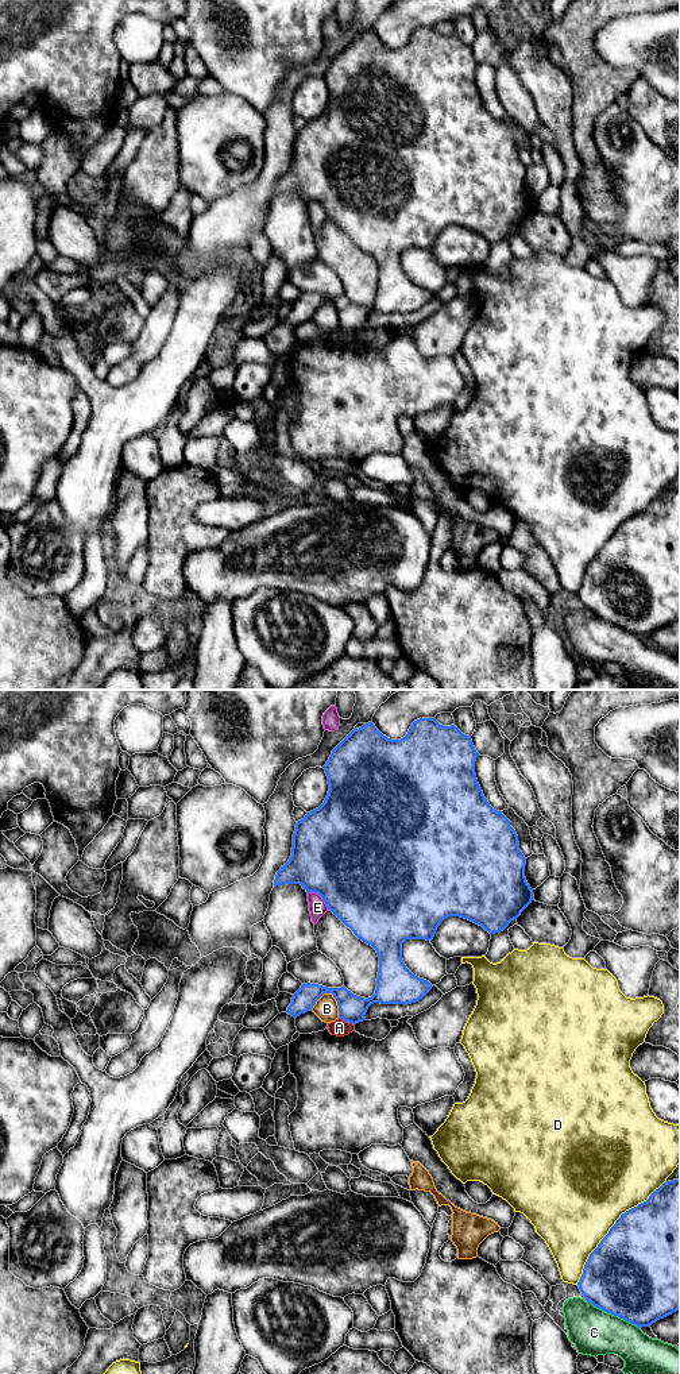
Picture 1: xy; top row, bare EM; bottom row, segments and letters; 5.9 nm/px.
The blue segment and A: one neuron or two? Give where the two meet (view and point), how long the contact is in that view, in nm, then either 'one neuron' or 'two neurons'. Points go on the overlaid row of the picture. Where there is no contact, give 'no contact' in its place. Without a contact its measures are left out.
xy (347, 1021) | 110 nm | two neurons

